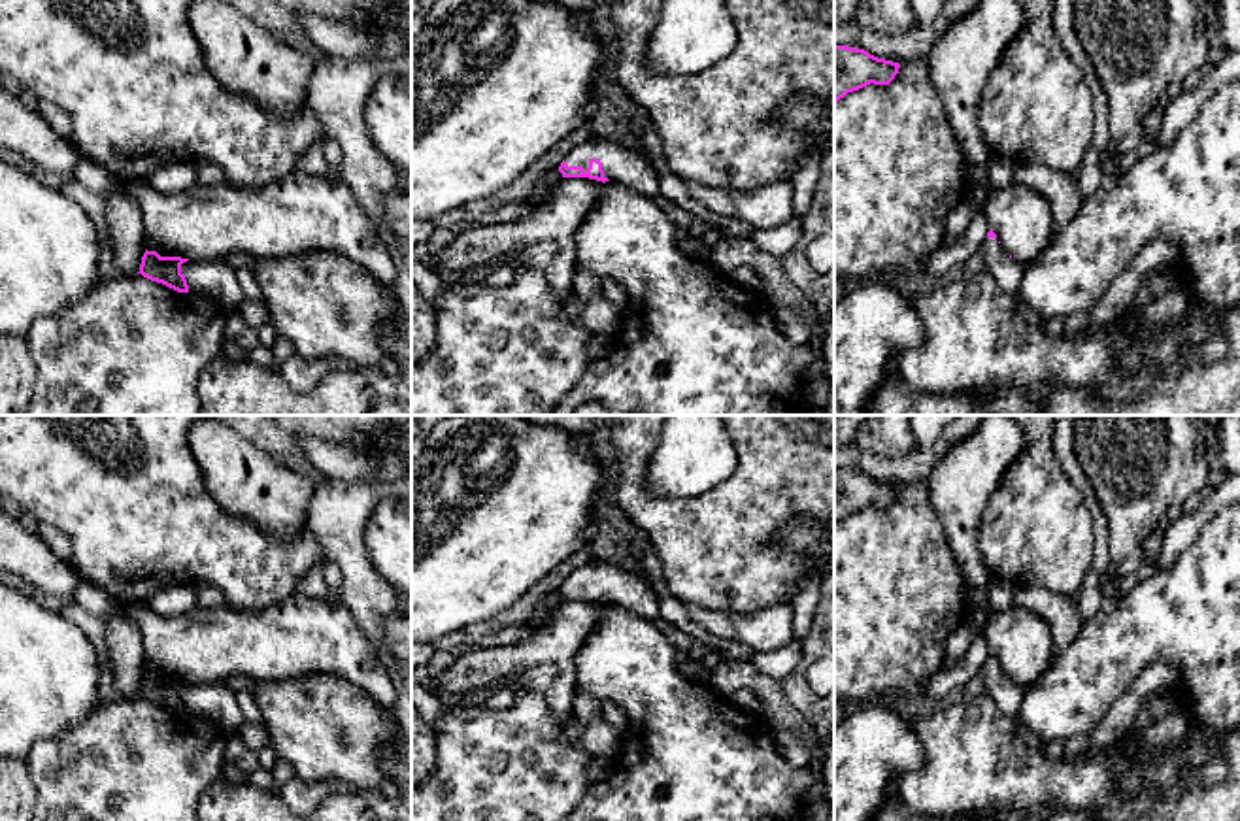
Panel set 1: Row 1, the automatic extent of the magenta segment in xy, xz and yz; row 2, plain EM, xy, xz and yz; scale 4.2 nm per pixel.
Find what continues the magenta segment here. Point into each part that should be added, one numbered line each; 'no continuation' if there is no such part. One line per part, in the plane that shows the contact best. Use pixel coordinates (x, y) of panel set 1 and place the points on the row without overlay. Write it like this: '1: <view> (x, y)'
1: xz (629, 589)

